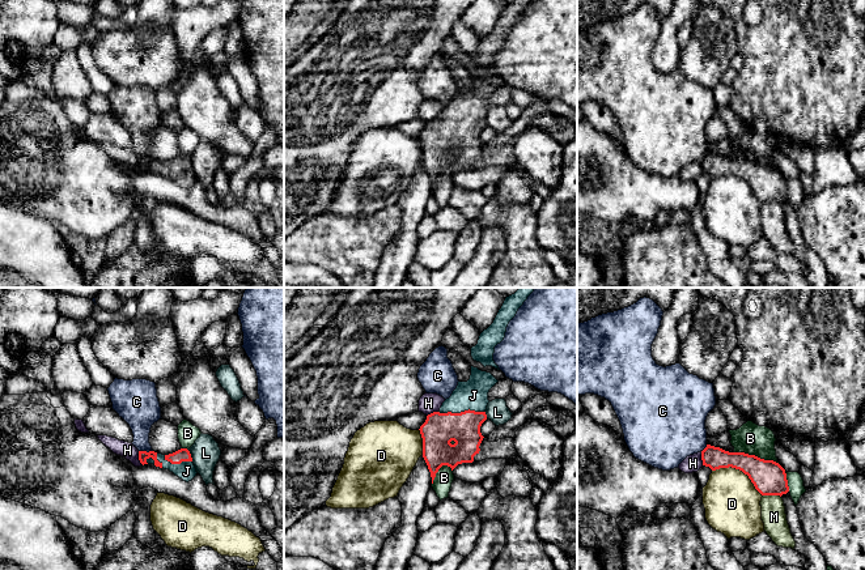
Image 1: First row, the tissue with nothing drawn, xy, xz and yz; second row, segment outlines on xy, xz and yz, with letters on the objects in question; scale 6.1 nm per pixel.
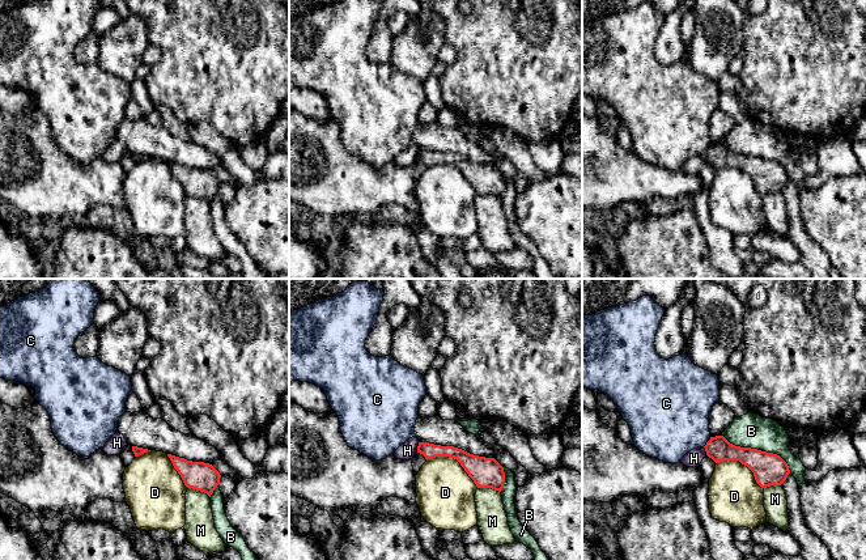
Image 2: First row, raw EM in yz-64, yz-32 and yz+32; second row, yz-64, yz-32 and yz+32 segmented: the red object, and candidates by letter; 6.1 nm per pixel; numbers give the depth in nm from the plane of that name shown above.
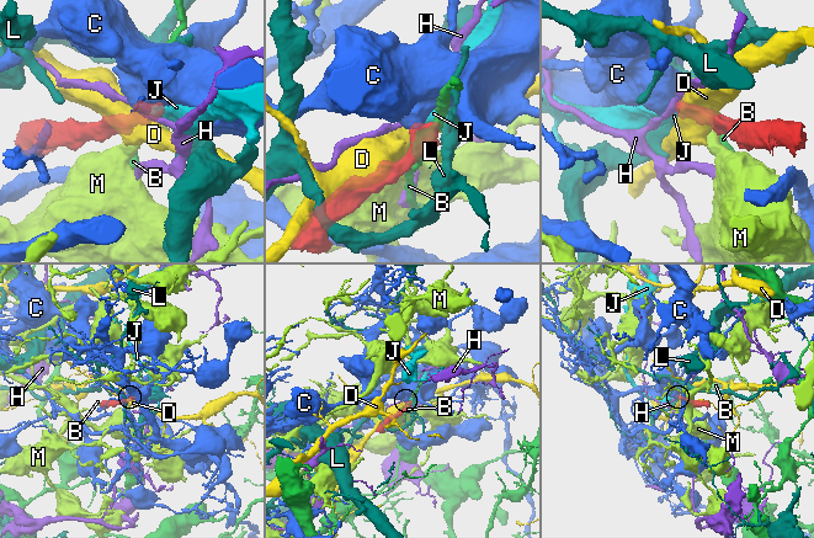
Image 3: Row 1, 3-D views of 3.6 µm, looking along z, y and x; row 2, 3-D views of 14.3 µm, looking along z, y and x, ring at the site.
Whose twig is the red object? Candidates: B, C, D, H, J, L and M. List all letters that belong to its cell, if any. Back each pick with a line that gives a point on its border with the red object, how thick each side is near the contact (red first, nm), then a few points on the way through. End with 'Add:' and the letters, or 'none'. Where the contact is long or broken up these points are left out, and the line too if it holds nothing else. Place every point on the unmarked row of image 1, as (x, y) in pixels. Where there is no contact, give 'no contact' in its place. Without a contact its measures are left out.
J: contact xz (462, 119); calibres 200 and 180 nm; way xz (437, 139), (462, 119), (473, 102)
Add: J

